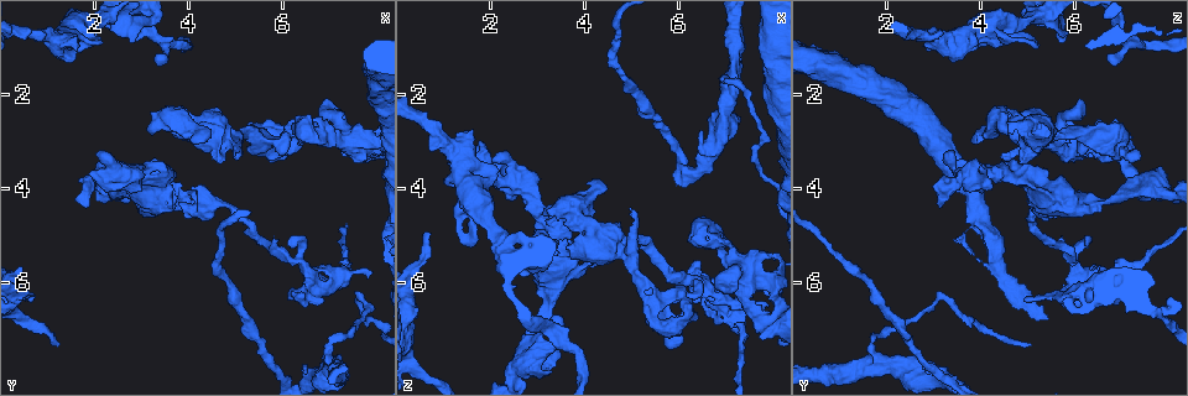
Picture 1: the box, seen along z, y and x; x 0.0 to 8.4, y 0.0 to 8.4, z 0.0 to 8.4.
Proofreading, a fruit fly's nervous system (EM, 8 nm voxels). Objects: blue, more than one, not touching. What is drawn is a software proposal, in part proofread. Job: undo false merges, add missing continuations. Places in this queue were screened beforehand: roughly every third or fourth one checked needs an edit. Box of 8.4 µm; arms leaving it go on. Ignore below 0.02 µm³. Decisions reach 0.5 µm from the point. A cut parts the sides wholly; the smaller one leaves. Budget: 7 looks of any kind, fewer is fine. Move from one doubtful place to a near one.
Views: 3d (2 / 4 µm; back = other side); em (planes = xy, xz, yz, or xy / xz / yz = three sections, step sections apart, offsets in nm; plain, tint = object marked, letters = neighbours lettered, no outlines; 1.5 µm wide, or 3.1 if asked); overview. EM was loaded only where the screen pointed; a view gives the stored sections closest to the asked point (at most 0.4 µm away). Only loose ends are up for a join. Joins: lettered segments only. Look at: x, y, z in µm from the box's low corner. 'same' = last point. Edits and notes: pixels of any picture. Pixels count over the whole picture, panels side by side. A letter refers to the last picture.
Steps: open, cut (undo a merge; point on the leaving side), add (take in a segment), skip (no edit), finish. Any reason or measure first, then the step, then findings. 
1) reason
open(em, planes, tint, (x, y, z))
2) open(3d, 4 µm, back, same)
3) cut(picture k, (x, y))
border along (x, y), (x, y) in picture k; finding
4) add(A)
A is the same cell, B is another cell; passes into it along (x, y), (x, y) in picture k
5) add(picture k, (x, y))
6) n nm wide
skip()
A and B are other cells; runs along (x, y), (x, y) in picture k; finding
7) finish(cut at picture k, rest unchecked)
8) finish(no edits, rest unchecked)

open(em, xz, step 8, letters, (5.00, 3.30, 4.40))

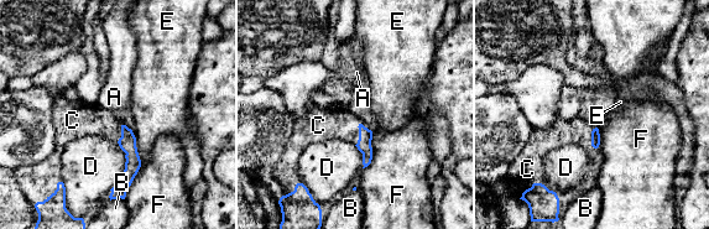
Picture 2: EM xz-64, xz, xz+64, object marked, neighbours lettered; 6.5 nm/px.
cut it another way
open(em, planes, letters, same)

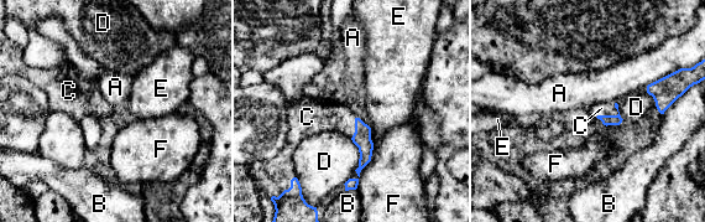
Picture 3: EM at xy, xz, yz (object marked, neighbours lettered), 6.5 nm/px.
F touches over 360 nm
add(C)
C is the same cell, A, B, D, E and F are other cells; passes into it along (606, 120), (611, 115), (601, 108) in picture 3; the neuron continues

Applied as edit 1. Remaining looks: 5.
open(overview)

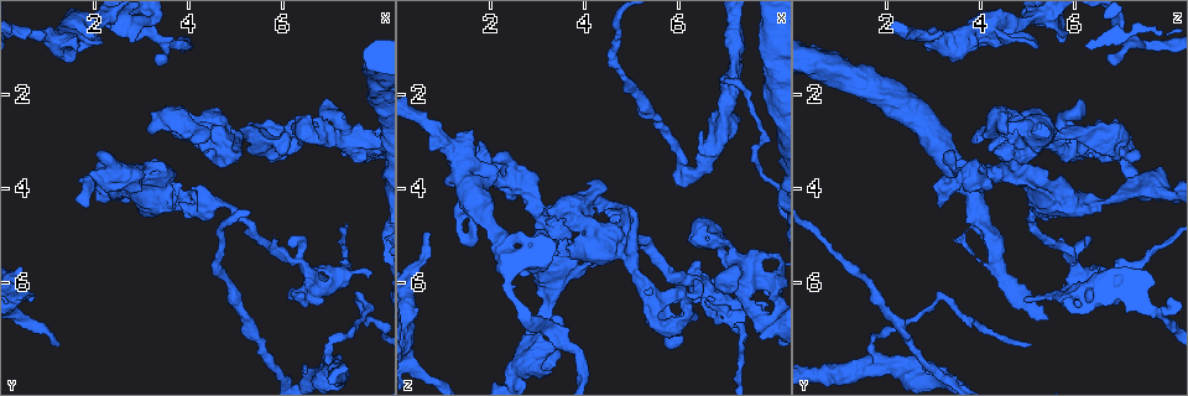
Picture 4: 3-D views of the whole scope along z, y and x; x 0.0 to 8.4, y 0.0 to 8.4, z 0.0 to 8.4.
stops while still wide
open(3d, 4 µm, (3.60, 2.60, 5.30))

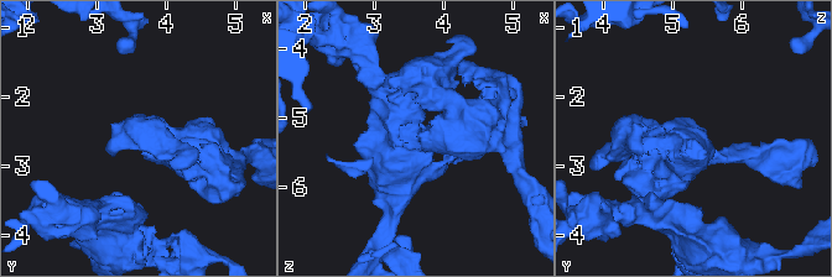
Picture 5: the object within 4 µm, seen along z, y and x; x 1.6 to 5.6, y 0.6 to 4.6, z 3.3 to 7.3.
open(em, planes, letters, (3.65, 2.65, 5.25))

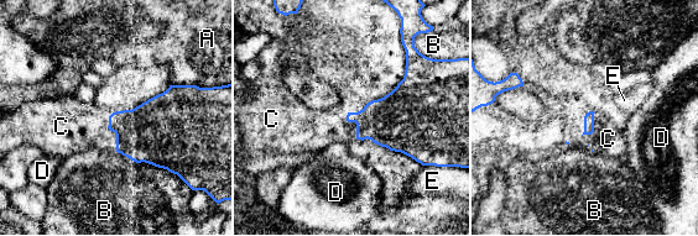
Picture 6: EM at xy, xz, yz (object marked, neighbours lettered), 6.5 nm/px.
add(C)
C is the same cell, A, B, D and E are other cells; the neuron continues

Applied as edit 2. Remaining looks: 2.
branch stops here
open(em, planes, tint, (6.90, 2.05, 6.05))

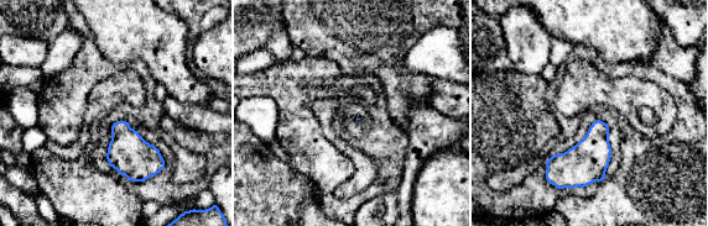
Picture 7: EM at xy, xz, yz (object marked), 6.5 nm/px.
what lies round it
open(em, planes, letters, same)

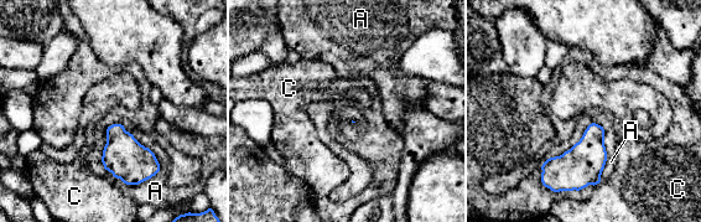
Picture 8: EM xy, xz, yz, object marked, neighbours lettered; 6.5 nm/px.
skip()
A and C are other cells; border along (150, 149), (159, 170), (125, 184) in picture 8; no lettered segment goes on from it

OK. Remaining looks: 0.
finish(add at picture 3, add at picture 6, rest unchecked)

